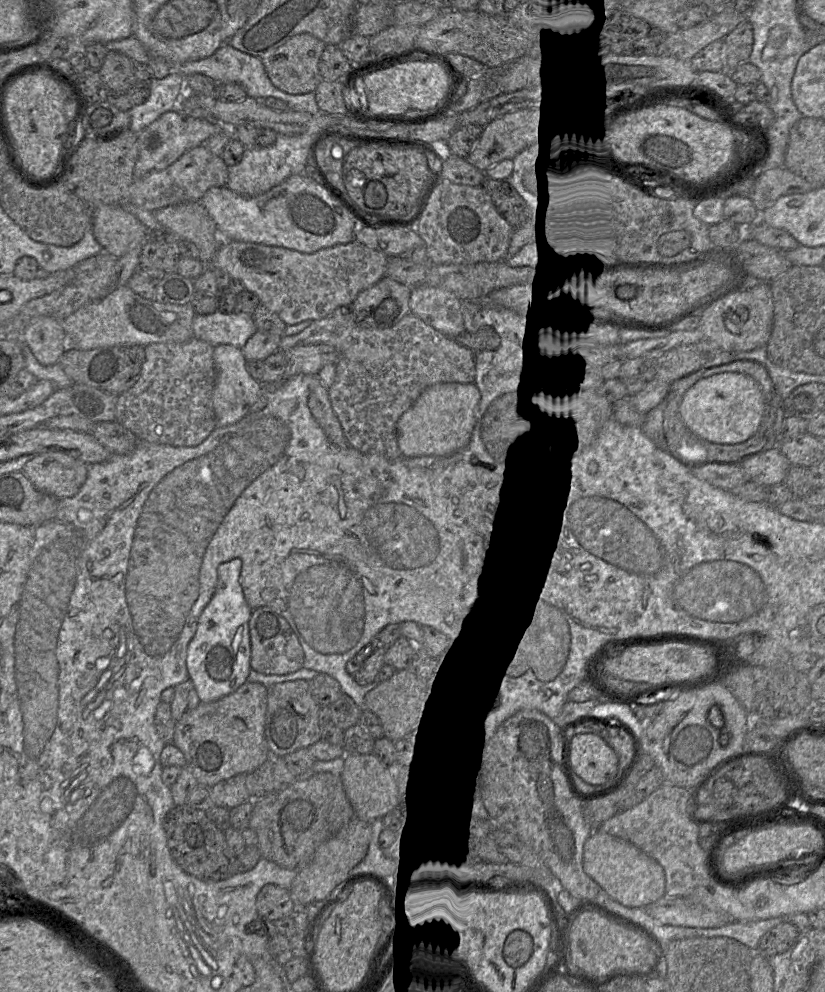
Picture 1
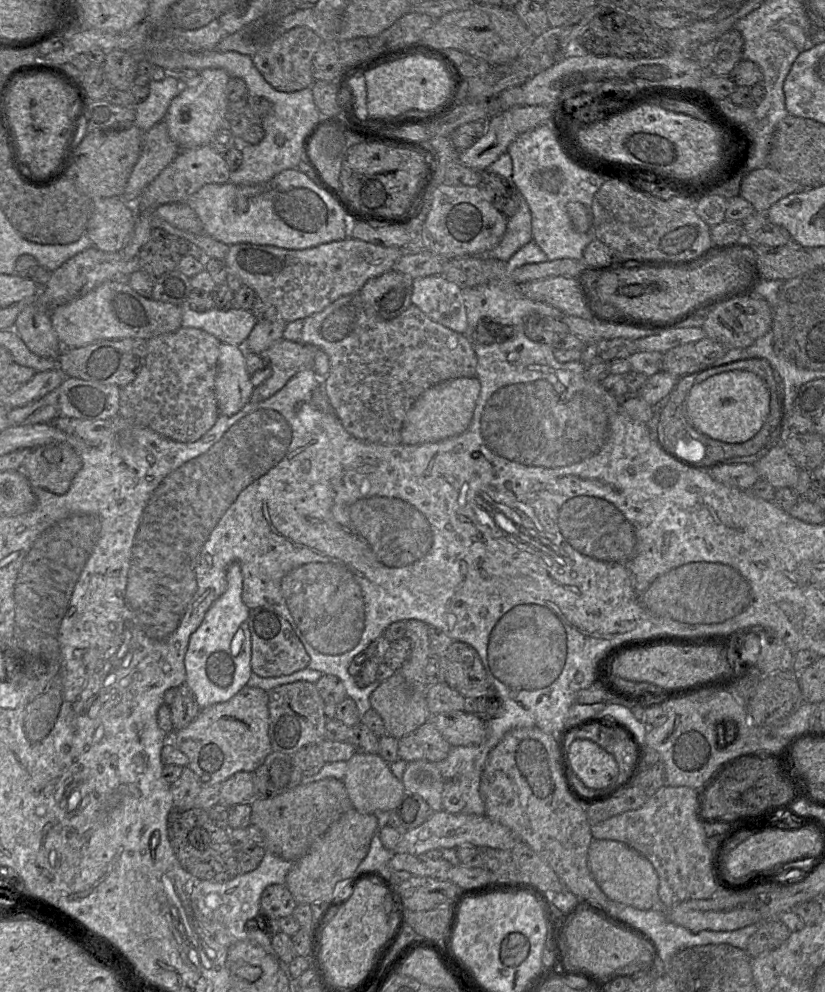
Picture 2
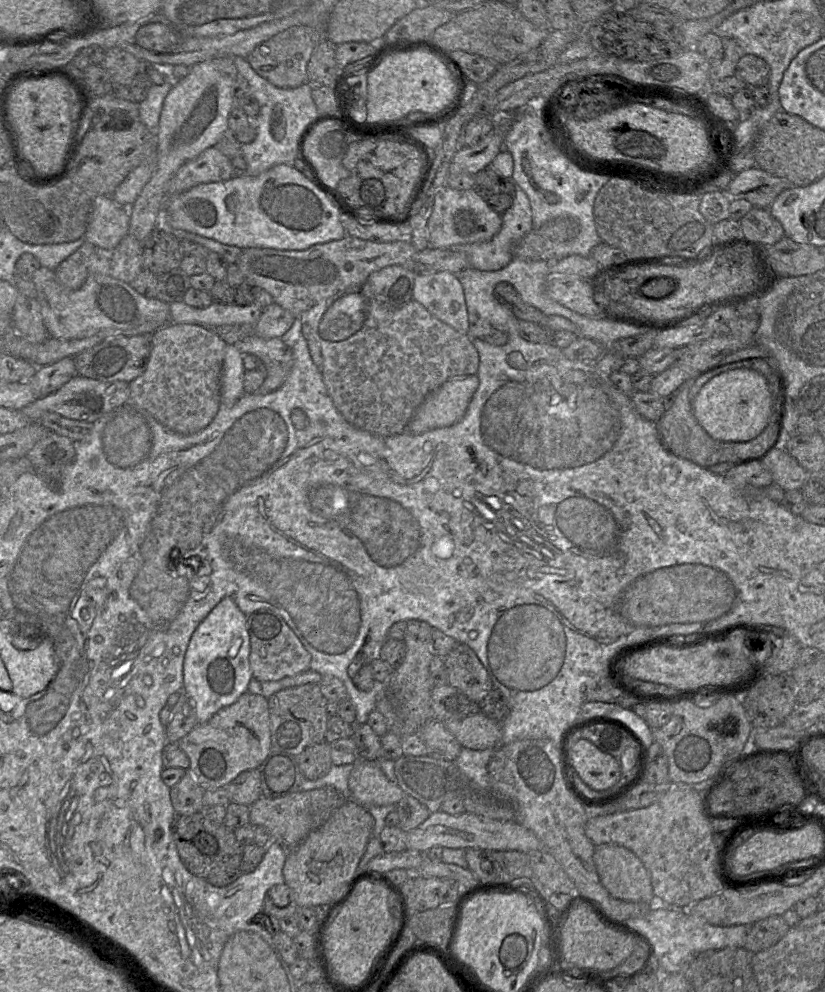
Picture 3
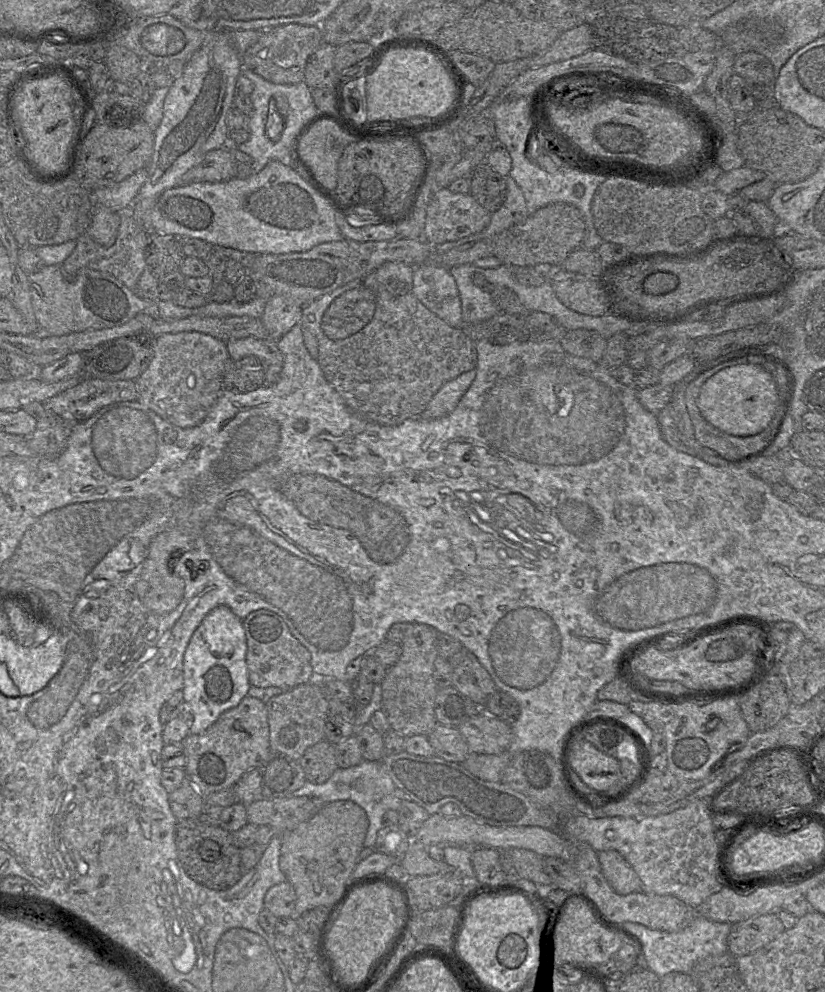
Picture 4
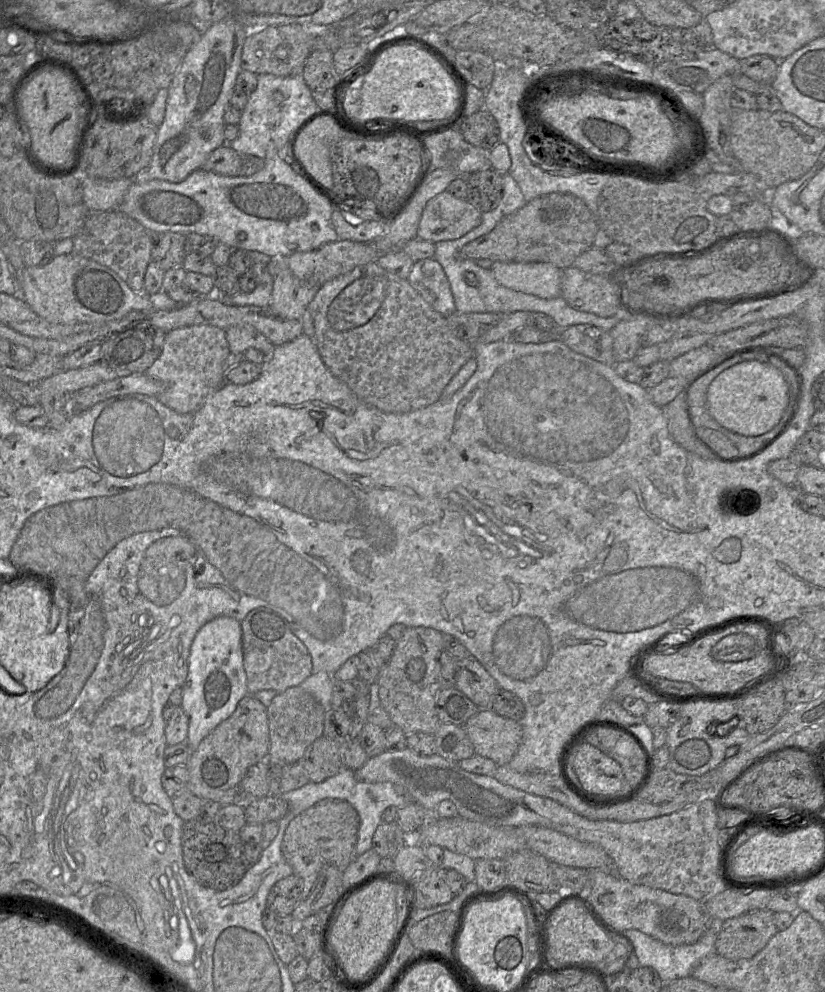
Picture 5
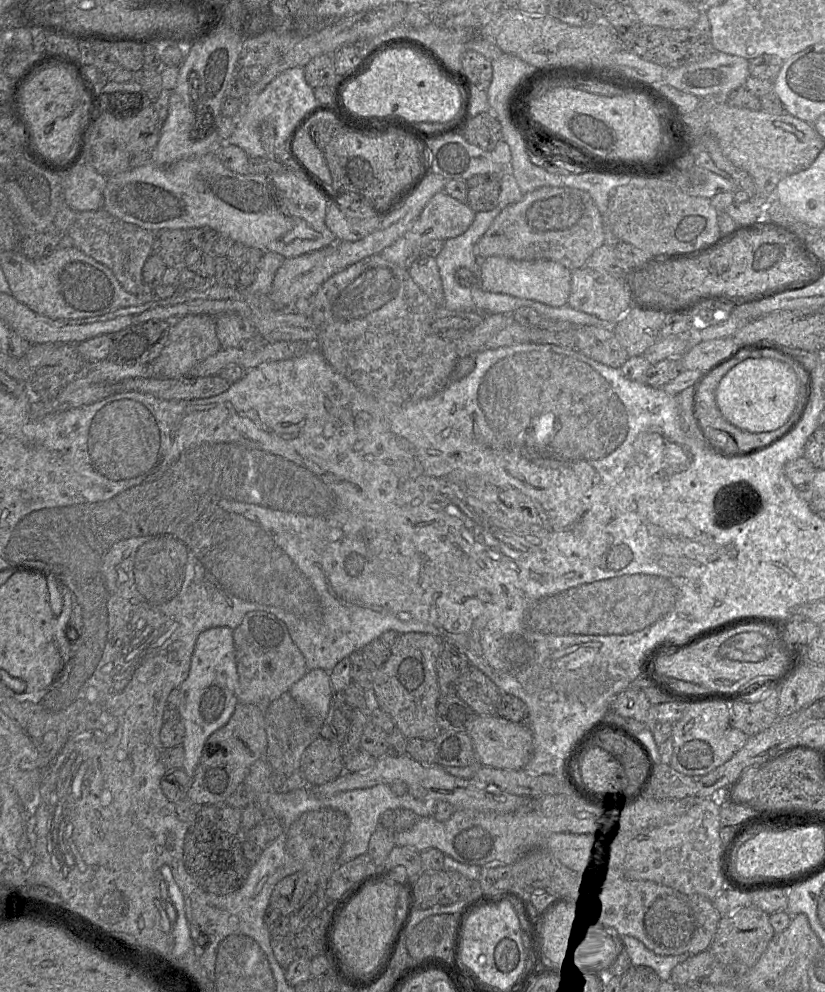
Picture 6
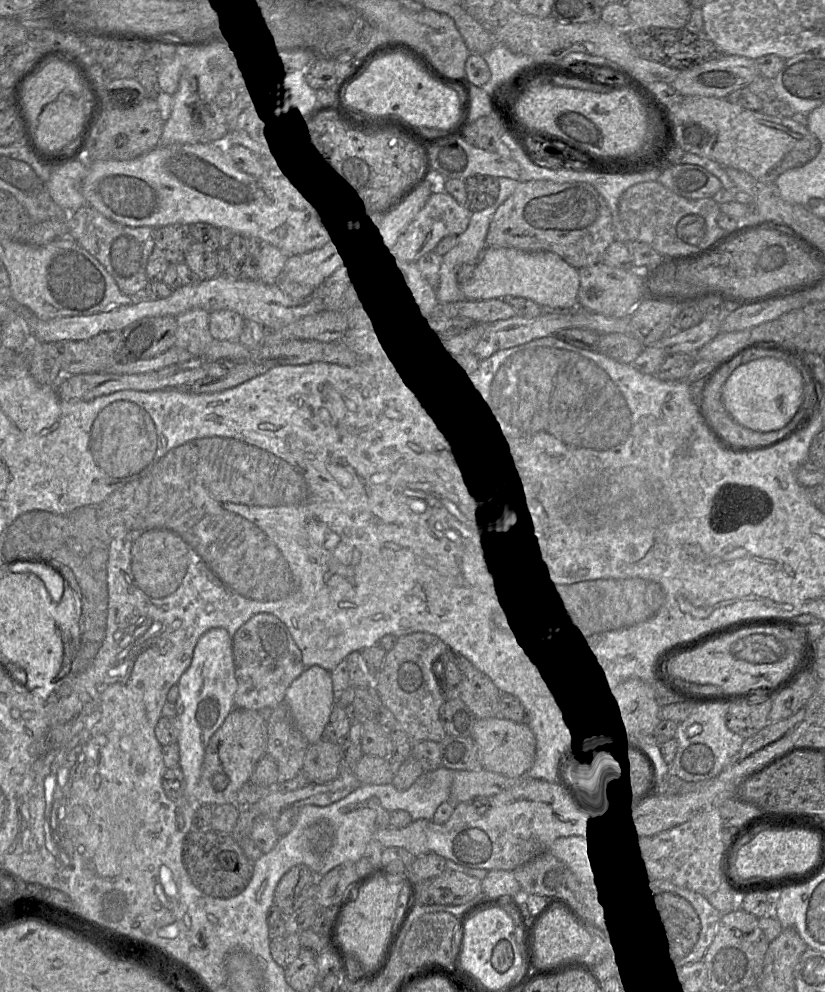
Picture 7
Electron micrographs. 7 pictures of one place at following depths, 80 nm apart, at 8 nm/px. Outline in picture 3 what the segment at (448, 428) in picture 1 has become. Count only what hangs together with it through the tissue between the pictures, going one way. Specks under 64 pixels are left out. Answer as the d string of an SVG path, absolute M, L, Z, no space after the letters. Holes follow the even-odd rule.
M476 374L447 380L419 405L406 431L422 434L458 423L465 415L478 385Z

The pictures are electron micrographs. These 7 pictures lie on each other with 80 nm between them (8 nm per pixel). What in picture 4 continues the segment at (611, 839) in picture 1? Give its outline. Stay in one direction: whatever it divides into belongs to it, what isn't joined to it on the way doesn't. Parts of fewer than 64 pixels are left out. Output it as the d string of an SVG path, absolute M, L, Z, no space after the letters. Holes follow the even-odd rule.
M616 850L597 853L603 875L612 889L621 895L643 891L643 884L635 870Z

